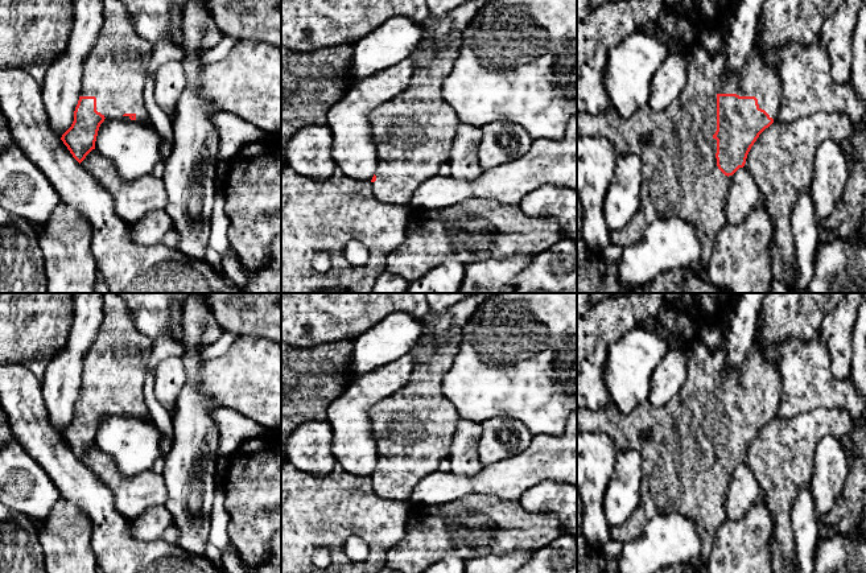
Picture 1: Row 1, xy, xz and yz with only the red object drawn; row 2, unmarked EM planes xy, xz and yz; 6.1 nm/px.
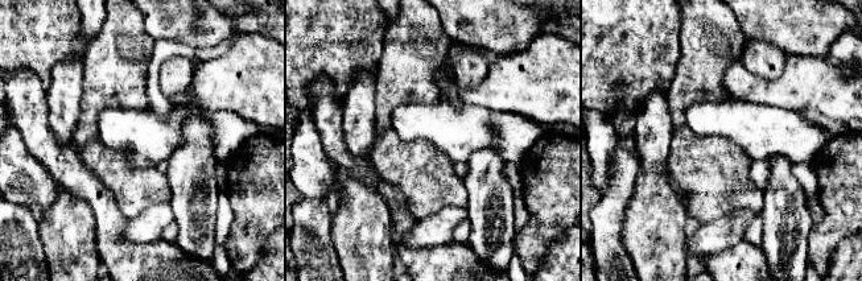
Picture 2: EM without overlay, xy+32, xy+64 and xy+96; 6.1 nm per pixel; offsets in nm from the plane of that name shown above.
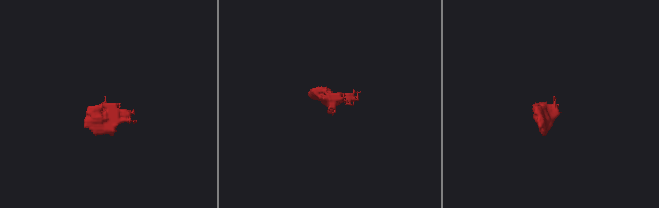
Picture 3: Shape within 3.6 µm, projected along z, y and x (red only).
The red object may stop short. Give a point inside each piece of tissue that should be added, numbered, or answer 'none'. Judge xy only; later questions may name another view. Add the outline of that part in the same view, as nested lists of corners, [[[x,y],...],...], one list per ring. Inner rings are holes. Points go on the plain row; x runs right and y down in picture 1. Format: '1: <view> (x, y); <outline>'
1: xy (115, 366); [[[104,293],[103,321],[84,356],[79,392],[95,392],[106,415],[135,409],[137,417],[149,417],[144,382],[152,342],[137,330],[124,301]]]

